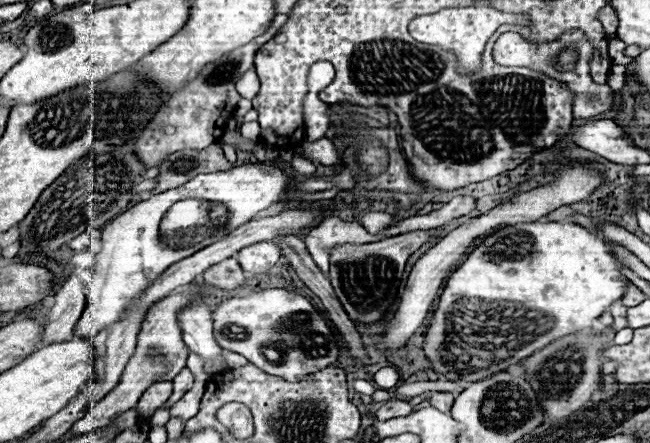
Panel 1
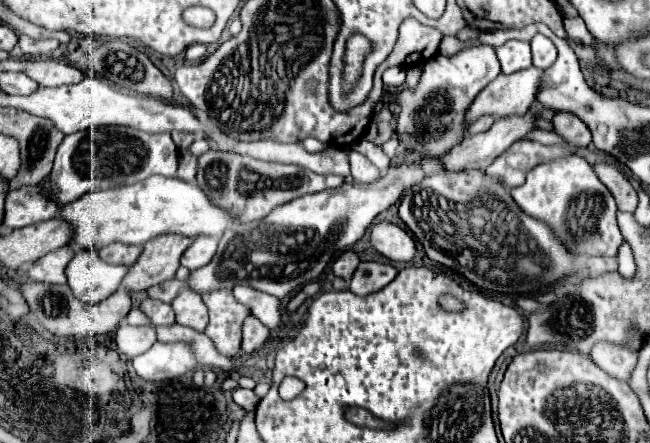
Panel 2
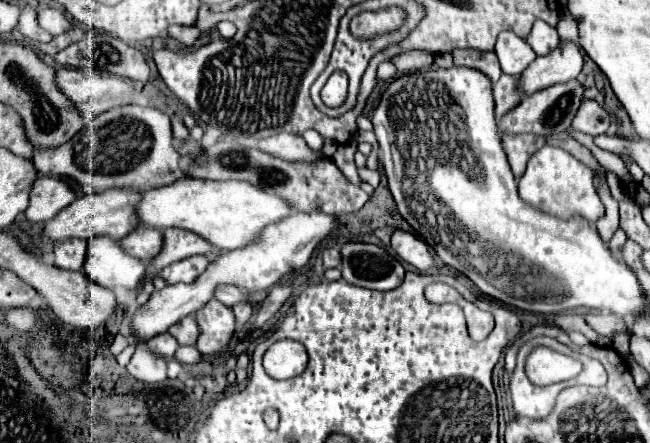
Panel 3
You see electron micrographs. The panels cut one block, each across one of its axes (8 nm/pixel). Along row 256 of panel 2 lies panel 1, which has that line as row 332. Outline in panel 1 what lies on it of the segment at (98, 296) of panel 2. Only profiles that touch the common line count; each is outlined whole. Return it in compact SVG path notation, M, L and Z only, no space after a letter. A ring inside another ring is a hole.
M244 164L228 172L200 174L190 182L152 194L102 230L102 250L90 282L86 308L74 326L74 338L92 340L100 330L124 318L126 310L174 262L188 258L252 220L258 212L282 202L288 176L268 164Z

